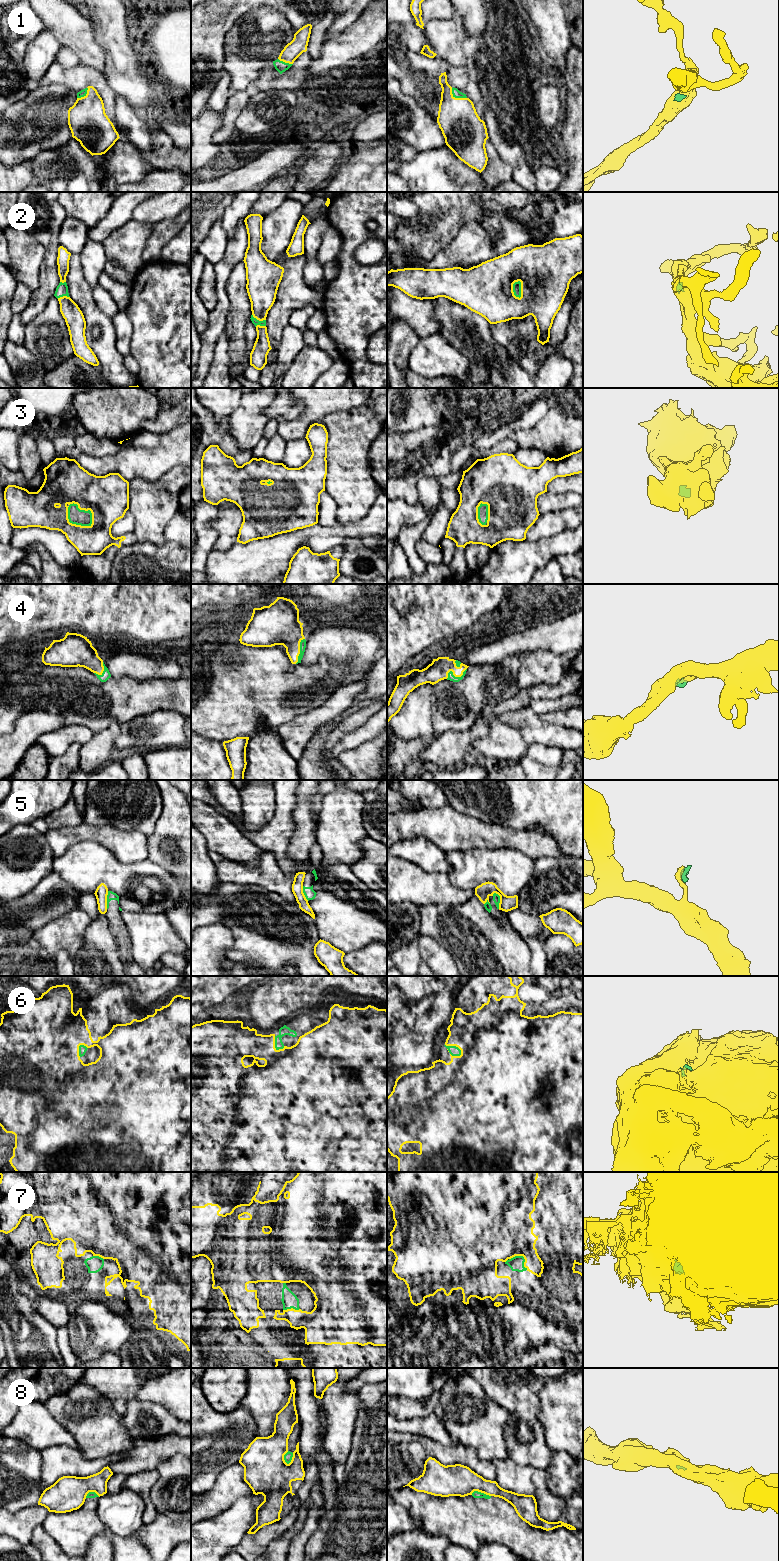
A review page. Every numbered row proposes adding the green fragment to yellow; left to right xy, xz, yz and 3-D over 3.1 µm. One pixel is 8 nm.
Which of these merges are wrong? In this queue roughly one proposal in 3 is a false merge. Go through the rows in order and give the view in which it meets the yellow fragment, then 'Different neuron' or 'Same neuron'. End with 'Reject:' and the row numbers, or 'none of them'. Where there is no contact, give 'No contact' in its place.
1: Touches yellow in yz. Same neuron
2: Touches yellow in yz. Same neuron
3: Touches yellow in xy. Same neuron
4: Touches yellow in yz. Same neuron
5: Touches yellow in yz. Different neuron
6: Touches yellow in yz. Same neuron
7: Touches yellow in yz. Different neuron
8: Touches yellow in xz. Different neuron
Reject: 5, 7, 8

